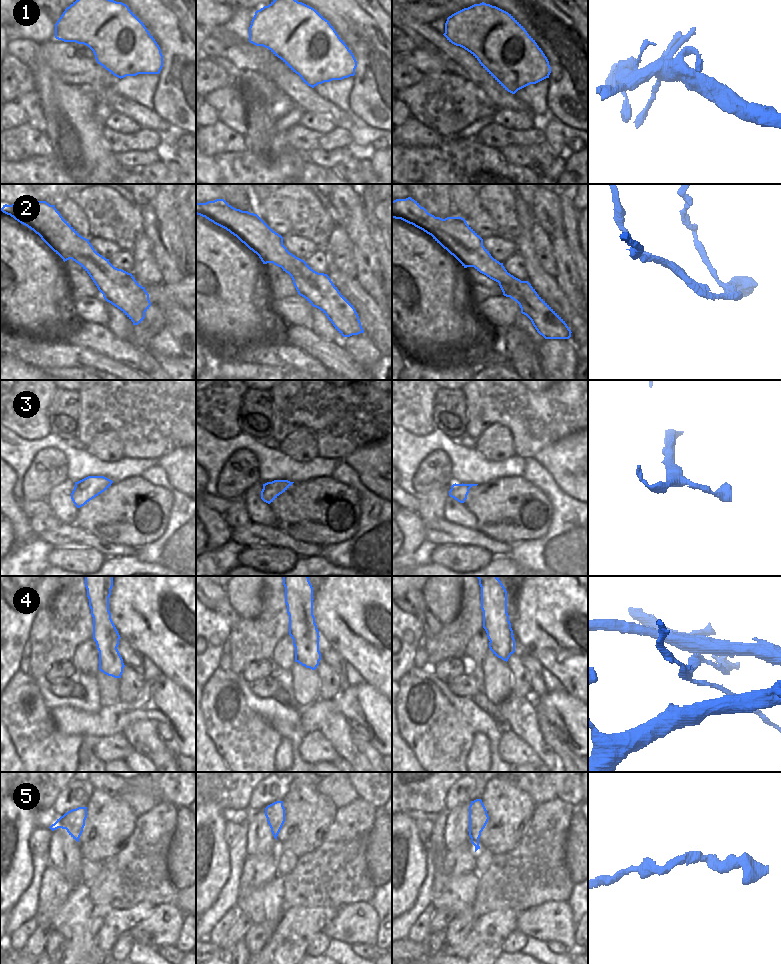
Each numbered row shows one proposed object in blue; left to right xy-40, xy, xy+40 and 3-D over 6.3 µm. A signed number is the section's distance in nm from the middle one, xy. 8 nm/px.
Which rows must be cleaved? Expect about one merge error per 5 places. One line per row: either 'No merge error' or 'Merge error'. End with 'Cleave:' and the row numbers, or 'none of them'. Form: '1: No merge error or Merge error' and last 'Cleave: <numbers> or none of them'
1: No merge error
2: Merge error
3: No merge error
4: Merge error
5: No merge error
Cleave: 2, 4.

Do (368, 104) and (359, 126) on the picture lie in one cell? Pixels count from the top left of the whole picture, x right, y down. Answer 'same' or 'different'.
different

